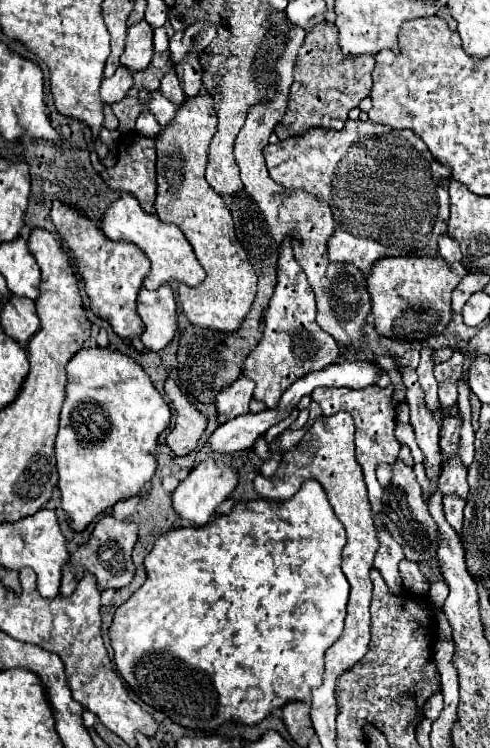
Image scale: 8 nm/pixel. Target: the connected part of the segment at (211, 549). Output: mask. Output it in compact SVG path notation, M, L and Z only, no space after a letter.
M307 478L301 490L289 500L259 498L259 500L249 500L249 502L237 502L229 514L219 516L205 526L175 528L167 534L161 534L153 550L145 558L145 570L147 570L145 584L123 606L117 608L113 624L109 628L111 648L115 652L113 660L119 674L145 704L163 712L173 722L191 730L201 730L201 732L213 732L227 720L255 726L265 716L269 716L273 708L281 708L293 700L309 702L311 688L317 688L323 682L325 650L343 632L345 608L347 608L347 598L349 598L349 582L341 572L343 546L345 546L343 524L335 518L333 506L329 504L325 490L313 478Z

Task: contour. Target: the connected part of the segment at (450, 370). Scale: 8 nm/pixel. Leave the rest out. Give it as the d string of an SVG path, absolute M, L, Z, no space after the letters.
M455 352L447 362L435 366L435 378L439 382L439 400L443 408L449 408L457 402L457 380L463 372L463 354Z

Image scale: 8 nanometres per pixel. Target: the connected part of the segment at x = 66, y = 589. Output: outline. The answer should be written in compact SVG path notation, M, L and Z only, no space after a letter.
M103 516L101 522L95 526L89 542L85 546L79 546L75 554L71 554L65 570L63 570L63 582L61 582L61 594L71 596L71 592L77 588L77 582L83 578L85 572L91 572L97 578L99 590L119 590L127 586L135 576L135 566L131 562L131 552L137 542L137 524L133 522L119 522L113 516Z

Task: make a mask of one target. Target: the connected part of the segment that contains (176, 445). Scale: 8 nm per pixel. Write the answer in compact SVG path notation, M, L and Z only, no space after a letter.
M167 378L165 380L165 394L169 396L175 408L175 428L167 434L167 446L173 450L175 456L185 456L195 450L201 434L207 428L207 416L201 414L179 390L179 386Z

